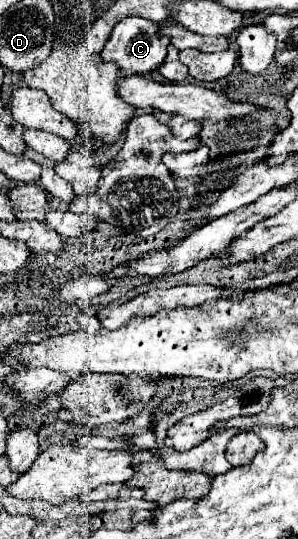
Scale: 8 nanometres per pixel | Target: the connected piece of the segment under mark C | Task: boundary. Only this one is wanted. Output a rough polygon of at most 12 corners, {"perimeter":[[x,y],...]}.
{"perimeter":[[125,18],[101,56],[145,76],[167,56],[157,22]]}

